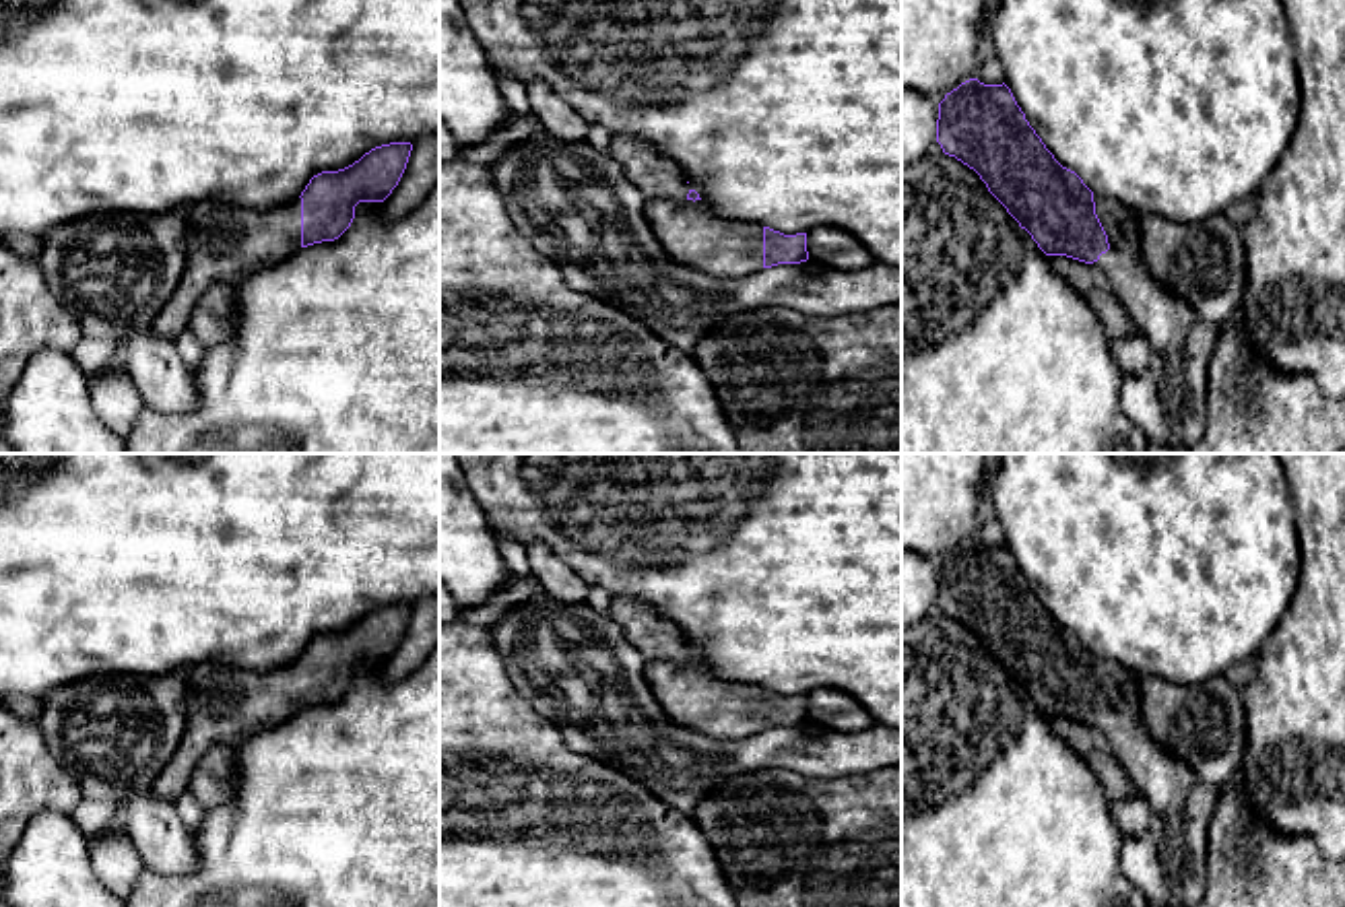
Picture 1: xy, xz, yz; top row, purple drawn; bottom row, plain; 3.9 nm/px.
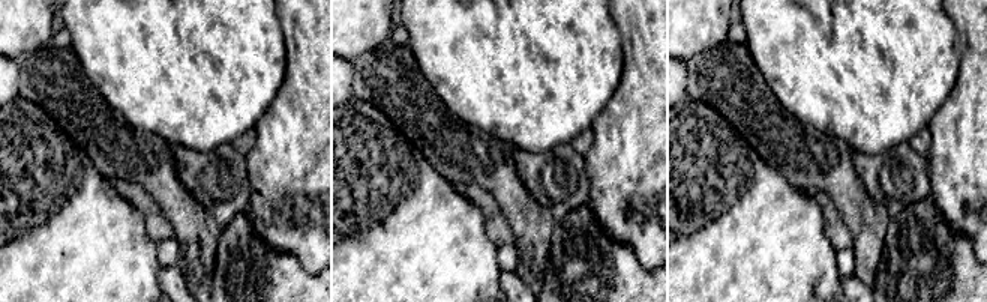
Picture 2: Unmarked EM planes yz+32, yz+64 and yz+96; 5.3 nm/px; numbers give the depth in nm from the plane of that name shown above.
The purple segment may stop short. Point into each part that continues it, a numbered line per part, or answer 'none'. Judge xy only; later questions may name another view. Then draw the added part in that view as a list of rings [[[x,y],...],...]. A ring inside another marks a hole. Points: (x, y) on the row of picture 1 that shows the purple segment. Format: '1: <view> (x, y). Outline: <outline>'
1: xy (227, 244). Outline: [[[301,198],[270,210],[204,200],[186,206],[186,214],[186,268],[151,326],[171,342],[188,330],[192,311],[210,284],[237,289],[301,249]]]

